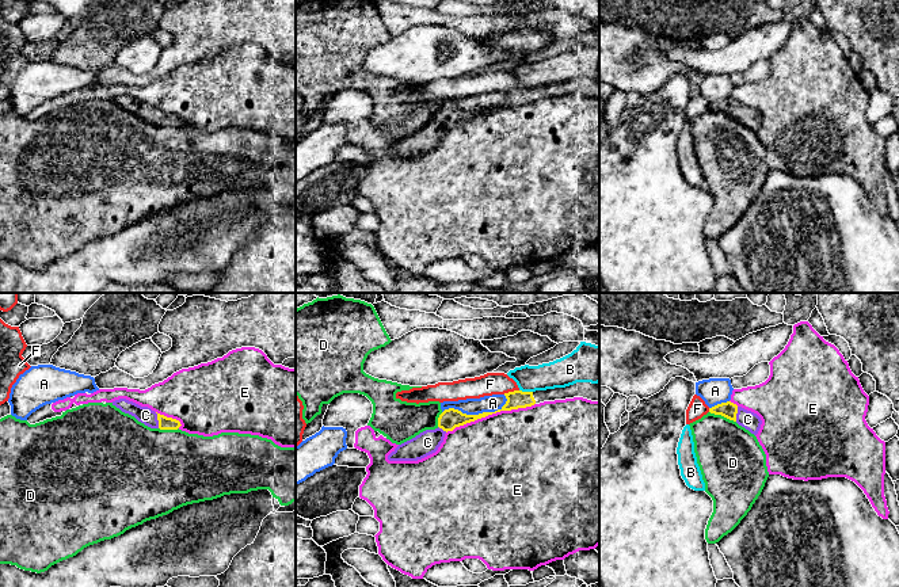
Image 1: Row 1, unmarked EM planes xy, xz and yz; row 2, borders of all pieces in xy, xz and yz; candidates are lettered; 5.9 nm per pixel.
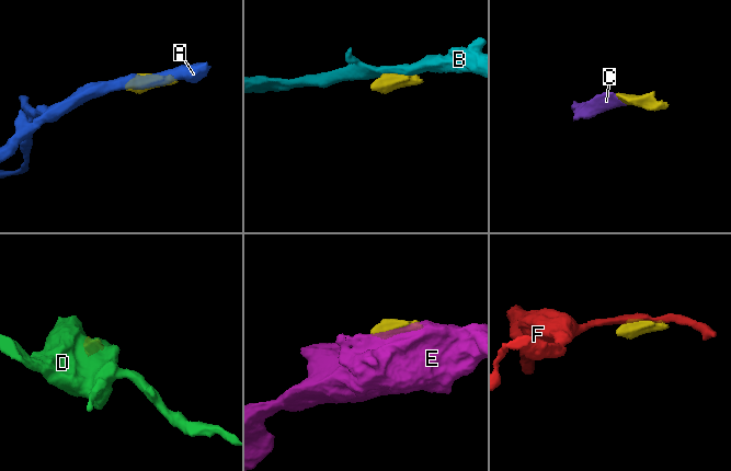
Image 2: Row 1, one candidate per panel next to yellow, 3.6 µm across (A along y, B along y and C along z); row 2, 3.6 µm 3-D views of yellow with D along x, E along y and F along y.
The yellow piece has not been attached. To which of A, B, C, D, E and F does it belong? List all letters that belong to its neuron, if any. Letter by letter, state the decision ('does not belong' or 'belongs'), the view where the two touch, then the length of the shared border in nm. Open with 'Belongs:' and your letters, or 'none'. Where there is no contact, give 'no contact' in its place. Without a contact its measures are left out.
Belongs: C
A: does not belong; contact in xz; length 400 nm
B: does not belong; contact in xz; length 80 nm
C: belongs; contact in xy; length 100 nm
D: does not belong; contact in yz; length 170 nm
E: does not belong; contact in xz; length 550 nm
F: does not belong; contact in xz; length 100 nm

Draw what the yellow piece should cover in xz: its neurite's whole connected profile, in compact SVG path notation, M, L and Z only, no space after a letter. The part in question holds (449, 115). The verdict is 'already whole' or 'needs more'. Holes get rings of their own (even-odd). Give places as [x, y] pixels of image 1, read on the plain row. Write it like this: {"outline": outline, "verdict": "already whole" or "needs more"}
{"outline": "M576 79L565 84L555 84L536 88L514 87L504 89L506 100L495 108L483 108L479 111L466 111L458 106L445 106L438 114L435 126L426 126L415 134L399 141L389 152L389 157L418 157L438 146L443 138L445 130L456 123L485 114L488 111L532 103L544 98L565 96L583 94L591 98L599 98L599 80Z", "verdict": "needs more"}

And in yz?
{"outline": "M731 98L717 100L709 104L709 108L715 111L721 111L730 117L736 118L739 122L744 123L754 131L758 130L762 121L762 117L757 110L738 103Z", "verdict": "needs more"}

